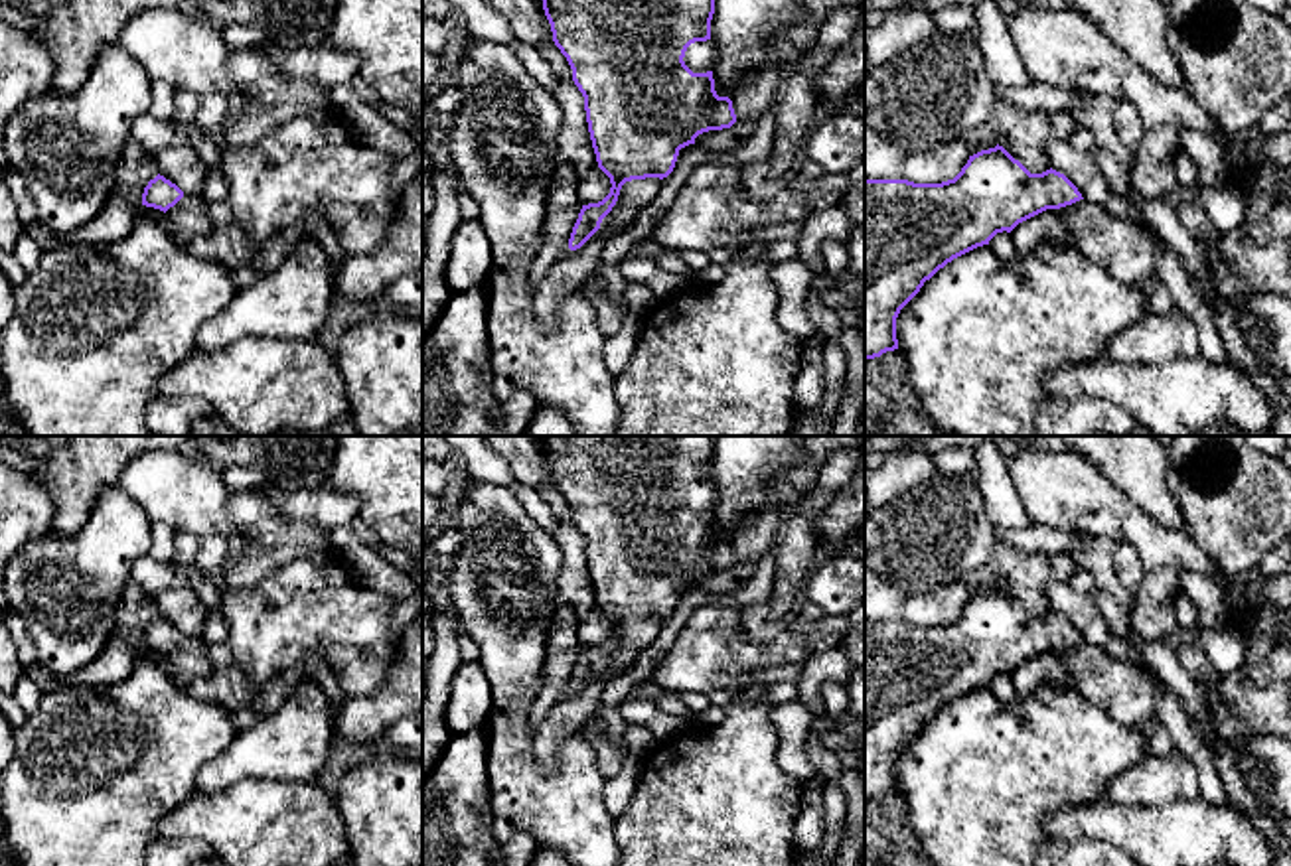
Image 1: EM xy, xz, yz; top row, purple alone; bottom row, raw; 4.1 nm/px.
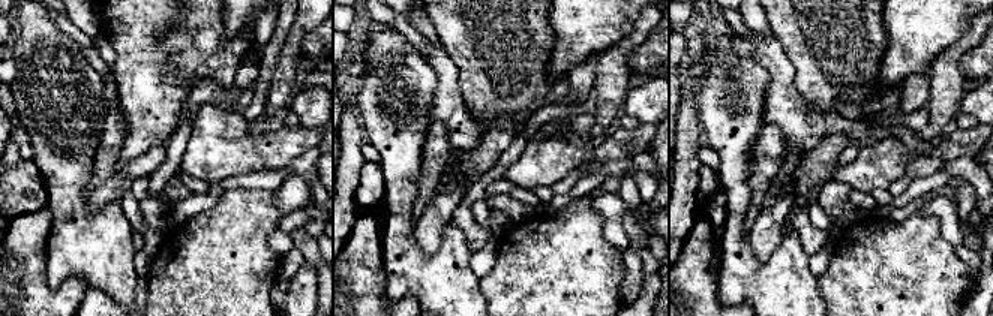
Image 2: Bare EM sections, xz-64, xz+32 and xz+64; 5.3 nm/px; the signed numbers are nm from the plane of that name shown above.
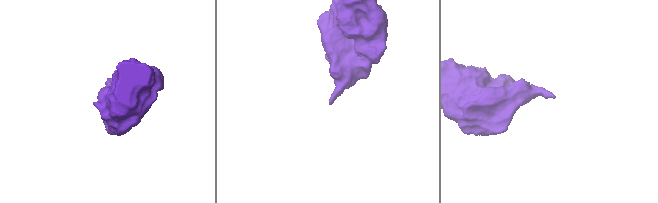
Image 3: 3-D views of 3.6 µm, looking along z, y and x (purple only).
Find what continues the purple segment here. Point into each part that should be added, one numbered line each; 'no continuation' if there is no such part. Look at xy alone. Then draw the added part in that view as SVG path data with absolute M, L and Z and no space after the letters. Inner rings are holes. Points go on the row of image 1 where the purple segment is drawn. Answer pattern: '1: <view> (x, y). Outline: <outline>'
1: xy (188, 219). Outline: M201 193L184 195L164 213L164 229L178 247L186 249L193 239L213 231L207 205L209 201Z

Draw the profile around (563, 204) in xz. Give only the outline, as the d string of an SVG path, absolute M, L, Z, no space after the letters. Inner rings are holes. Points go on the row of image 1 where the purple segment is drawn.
M559 164L547 195L543 243L529 272L533 290L541 284L559 256L569 251L569 239L580 209L582 201L576 189L576 174L570 166Z

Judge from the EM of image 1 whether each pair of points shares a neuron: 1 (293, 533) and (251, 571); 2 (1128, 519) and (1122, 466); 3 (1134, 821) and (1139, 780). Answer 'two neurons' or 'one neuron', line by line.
1: one neuron
2: two neurons
3: two neurons

